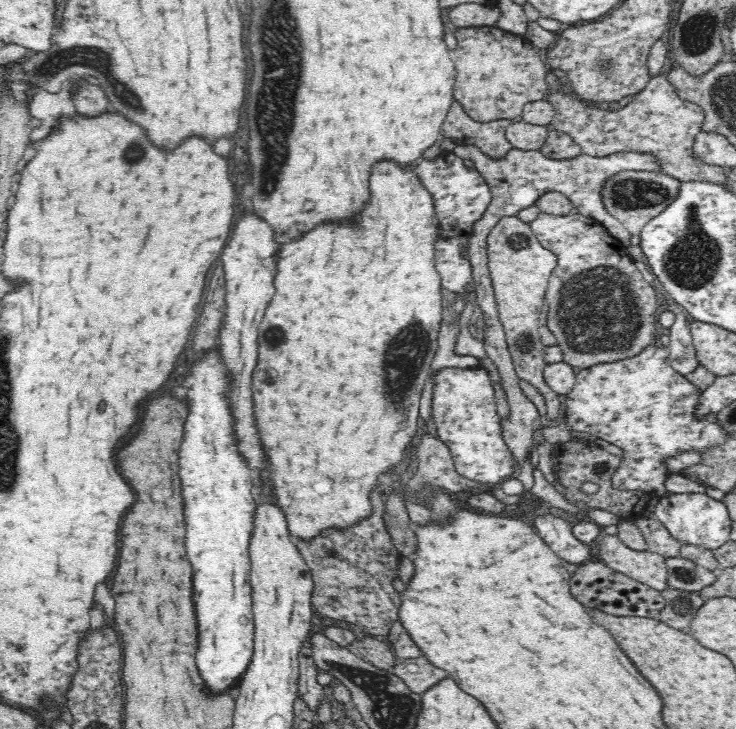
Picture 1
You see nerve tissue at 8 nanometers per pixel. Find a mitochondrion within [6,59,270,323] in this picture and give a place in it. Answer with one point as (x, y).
(133, 154)

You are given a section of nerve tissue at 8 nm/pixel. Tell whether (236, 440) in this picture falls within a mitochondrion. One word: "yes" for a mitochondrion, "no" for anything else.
no

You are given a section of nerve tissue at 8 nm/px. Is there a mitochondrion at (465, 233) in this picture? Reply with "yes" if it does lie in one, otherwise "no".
no

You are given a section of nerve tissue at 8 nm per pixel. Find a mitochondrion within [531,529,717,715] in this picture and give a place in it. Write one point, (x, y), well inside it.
(682, 605)

